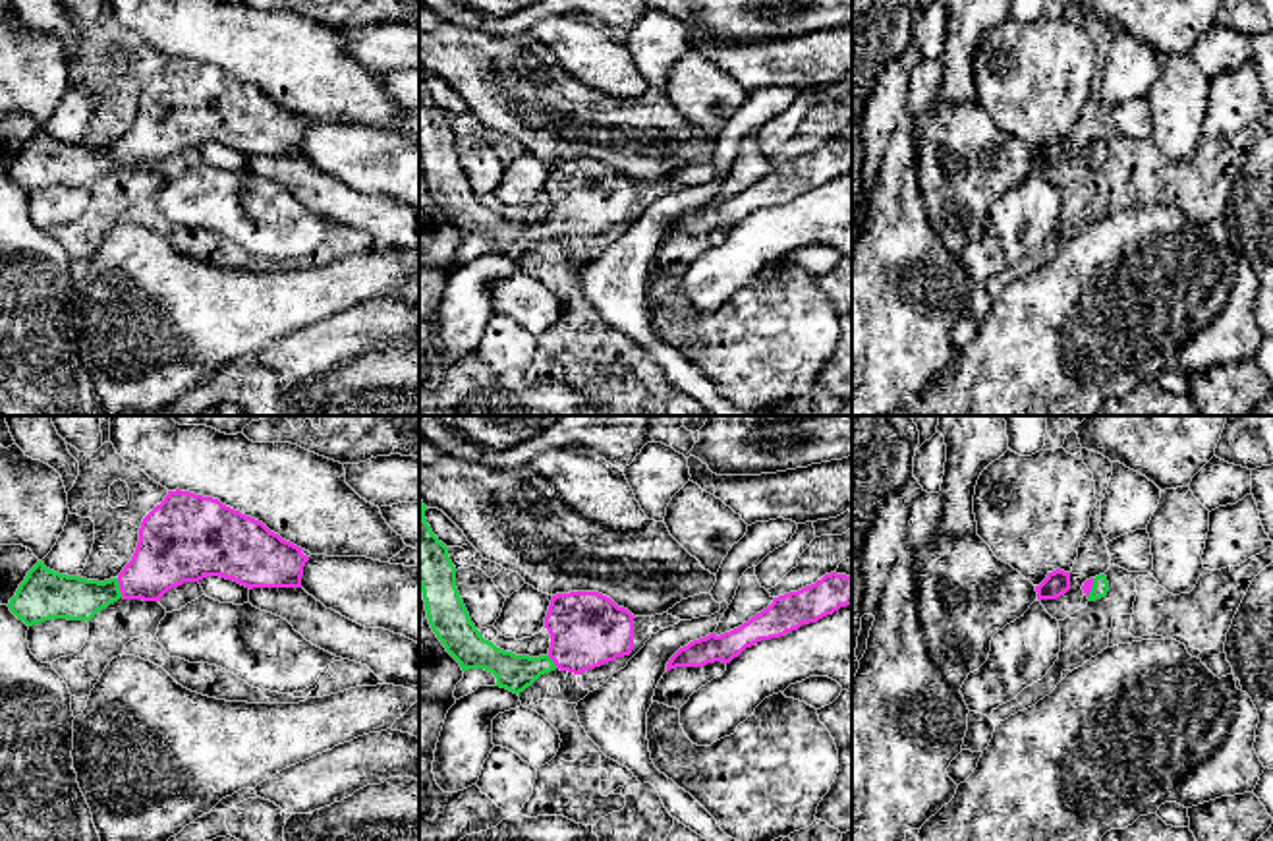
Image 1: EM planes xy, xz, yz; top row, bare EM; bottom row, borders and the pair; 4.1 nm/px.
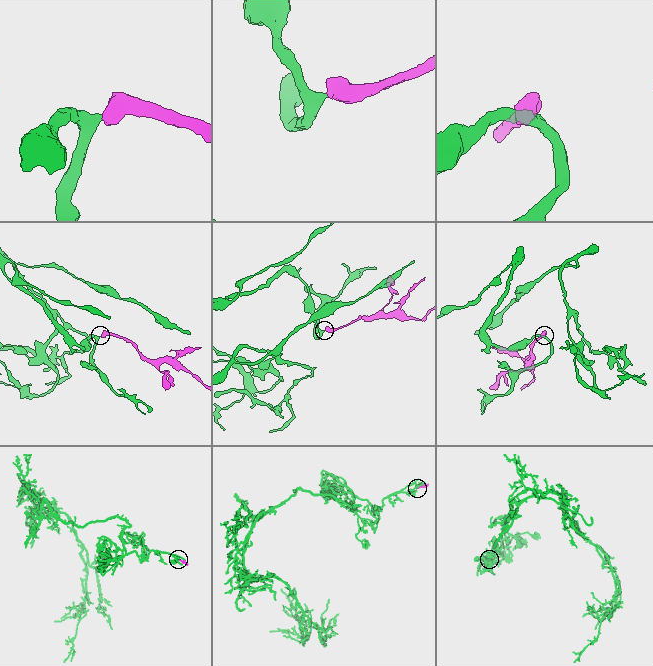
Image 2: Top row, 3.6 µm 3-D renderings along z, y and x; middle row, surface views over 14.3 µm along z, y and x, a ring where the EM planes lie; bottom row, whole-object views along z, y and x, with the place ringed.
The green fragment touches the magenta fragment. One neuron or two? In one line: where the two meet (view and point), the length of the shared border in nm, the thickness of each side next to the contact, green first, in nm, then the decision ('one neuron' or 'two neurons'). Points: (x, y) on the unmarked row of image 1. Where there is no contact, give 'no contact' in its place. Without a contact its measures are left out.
meets green in xy at (118, 155); contact 80 nm long; 190 nm thick on the green side, 260 nm on the other; one neuron

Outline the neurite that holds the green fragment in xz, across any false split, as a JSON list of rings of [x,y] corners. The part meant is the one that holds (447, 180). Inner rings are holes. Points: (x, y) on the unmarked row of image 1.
[[[419,66],[419,153],[425,166],[425,178],[433,199],[446,218],[460,230],[464,240],[467,236],[485,236],[496,244],[495,253],[520,263],[541,242],[554,236],[581,242],[583,238],[632,220],[636,184],[599,159],[570,159],[552,162],[545,184],[545,195],[551,201],[551,215],[547,222],[516,222],[485,207],[471,189],[456,155],[456,133],[448,124],[448,114],[433,101],[427,91],[425,77],[427,73]]]

